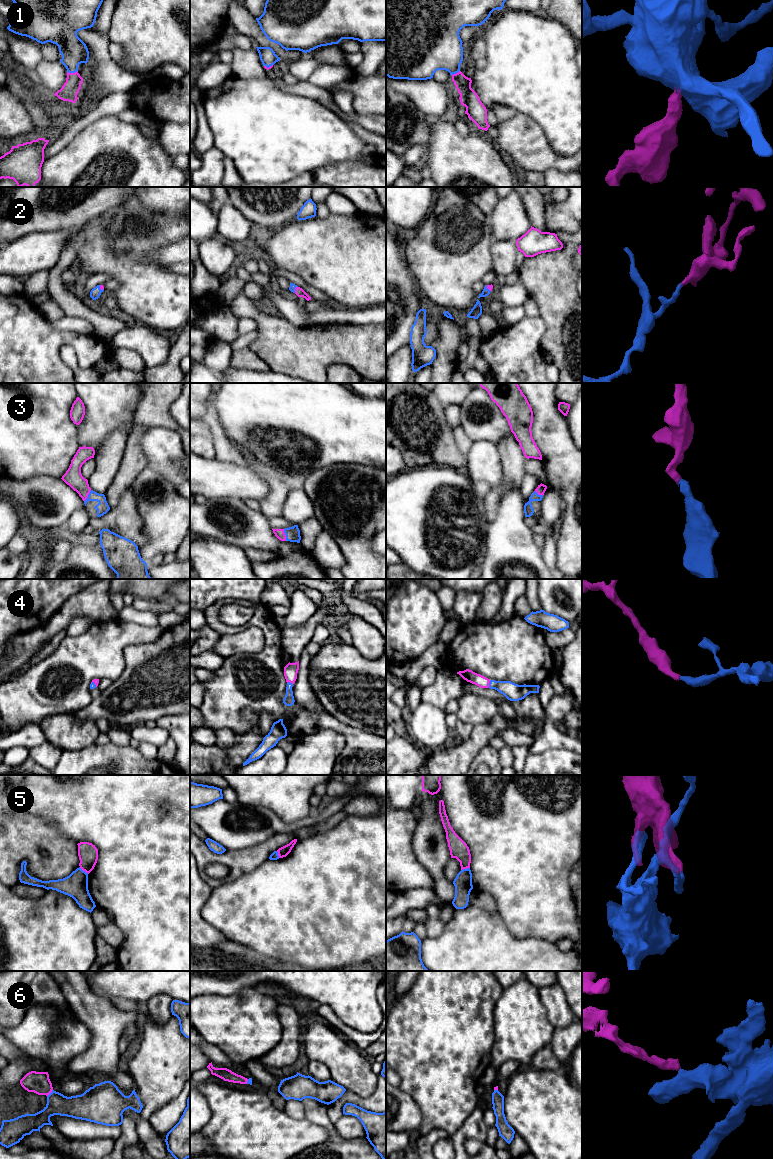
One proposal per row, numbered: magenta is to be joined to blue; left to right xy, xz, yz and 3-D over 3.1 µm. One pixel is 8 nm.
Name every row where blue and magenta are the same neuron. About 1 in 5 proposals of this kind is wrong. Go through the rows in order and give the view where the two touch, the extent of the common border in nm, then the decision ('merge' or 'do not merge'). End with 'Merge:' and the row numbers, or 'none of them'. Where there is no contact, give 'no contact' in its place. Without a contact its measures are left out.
1: contact in xy; length 90 nm; merge
2: contact in xy; length 50 nm; merge
3: contact in xz; length 100 nm; merge
4: contact in yz; length 70 nm; merge
5: contact in xy; length 90 nm; do not merge
6: contact in xy; length 80 nm; merge
Merge: 1, 2, 3, 4, 6

